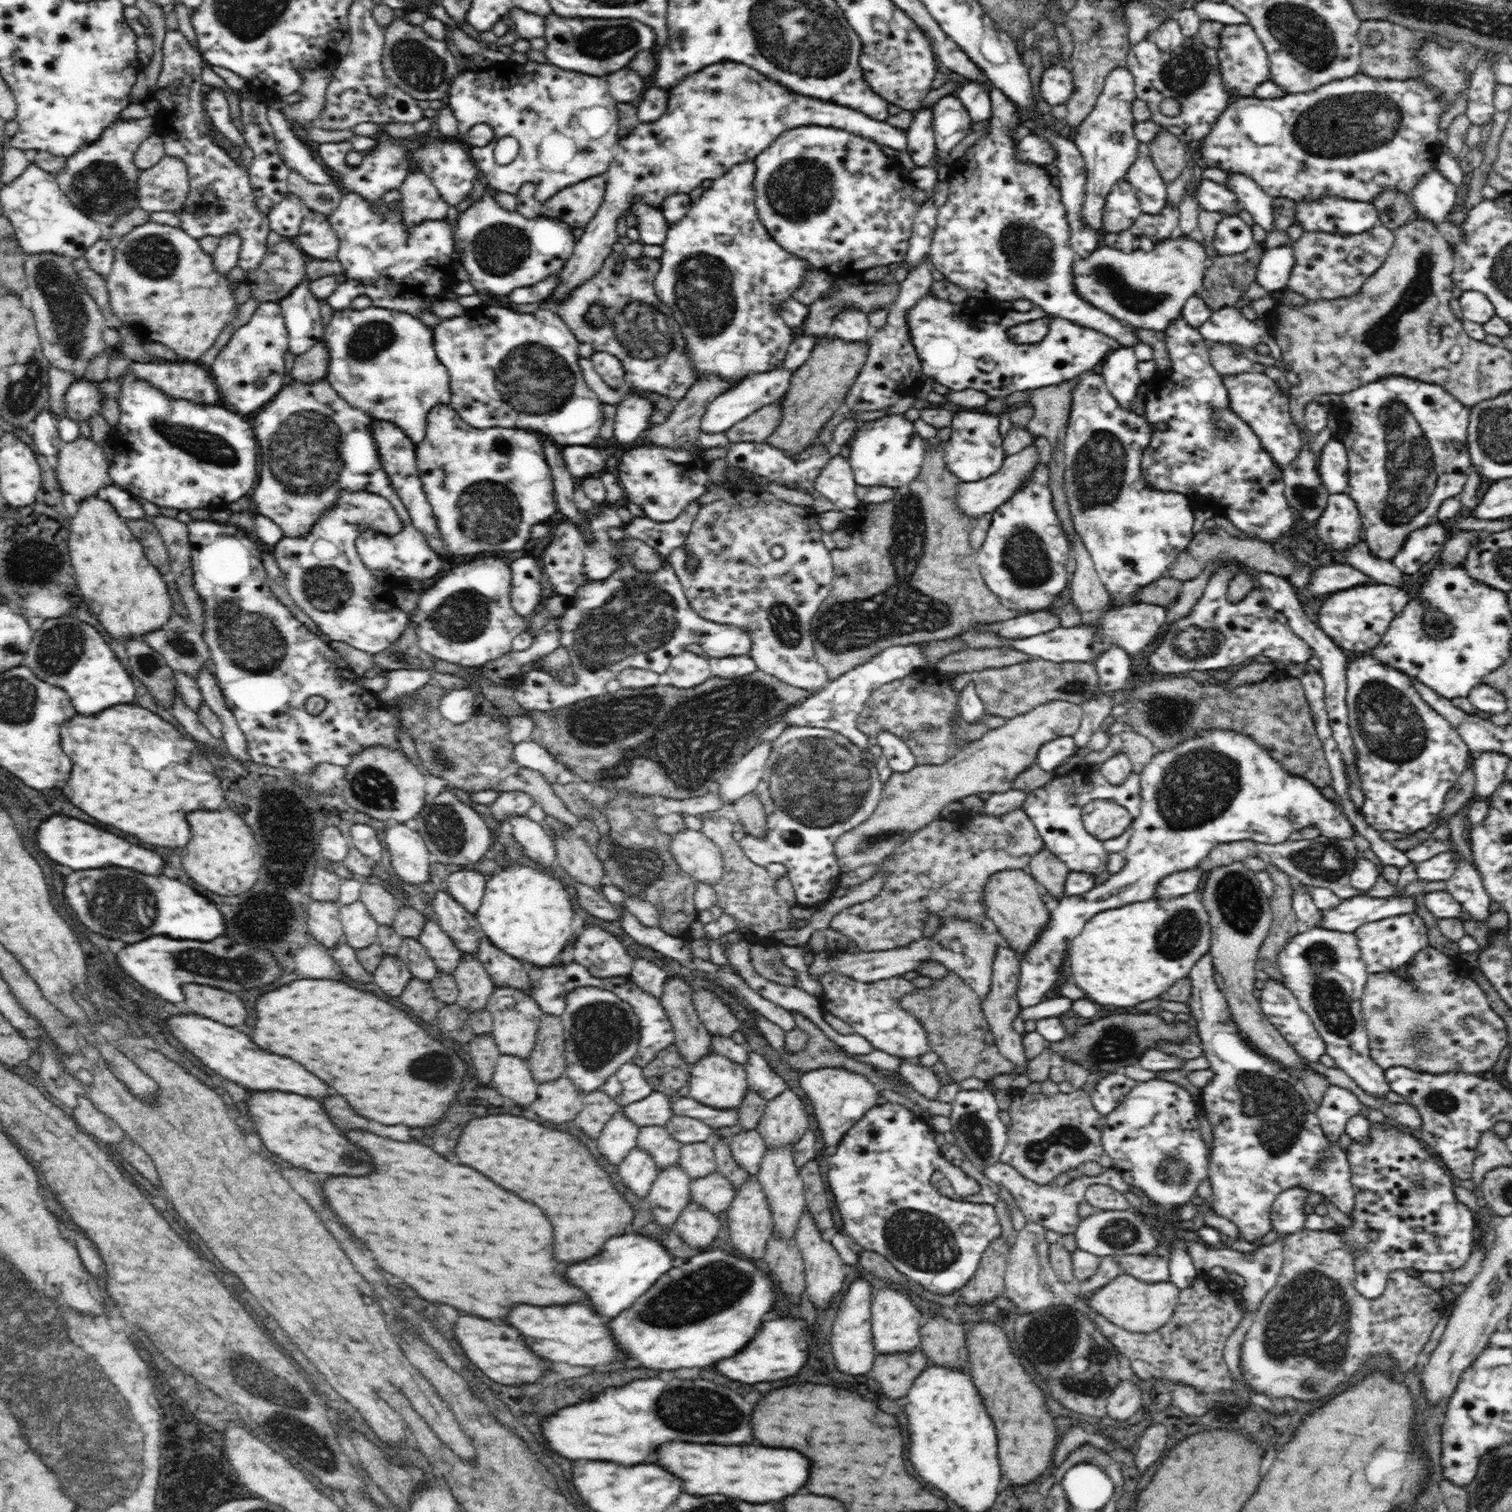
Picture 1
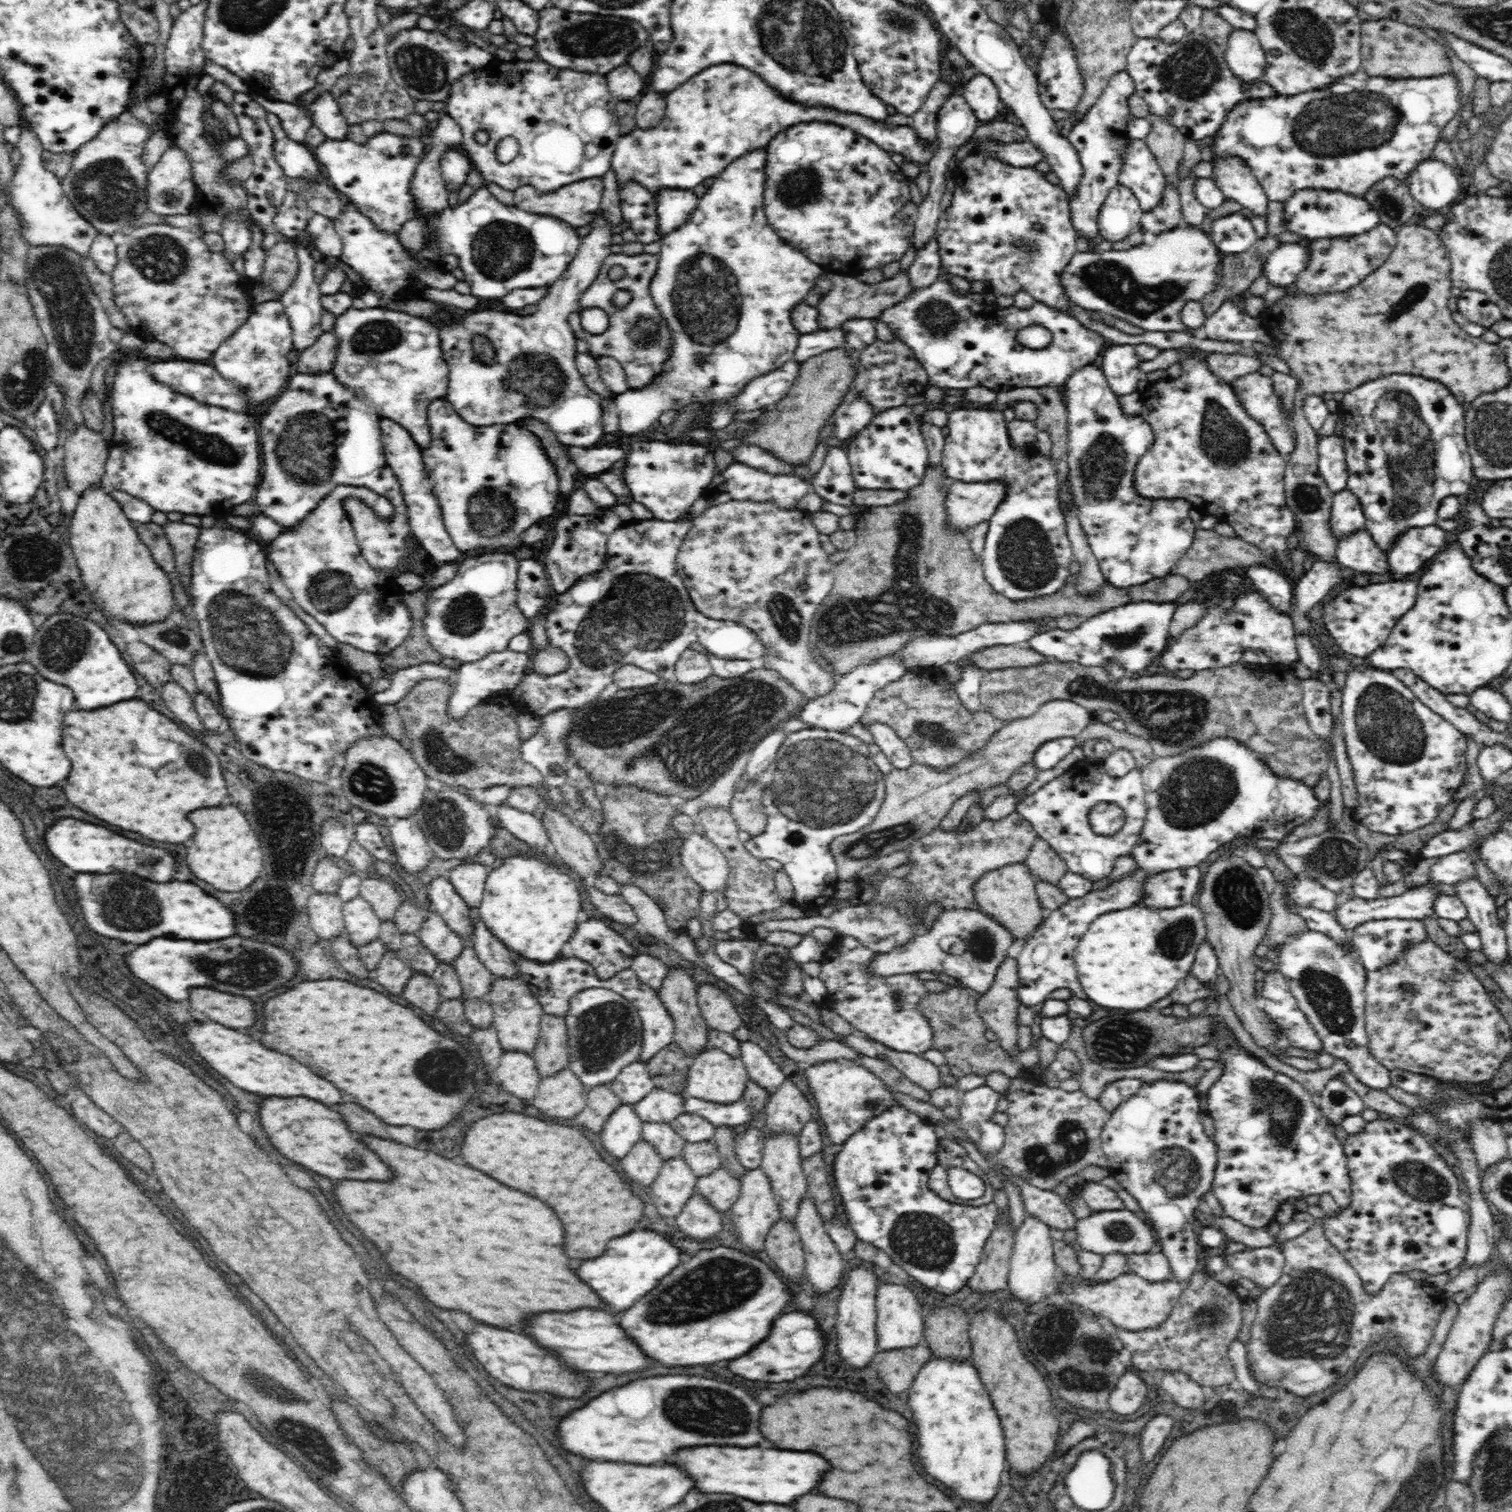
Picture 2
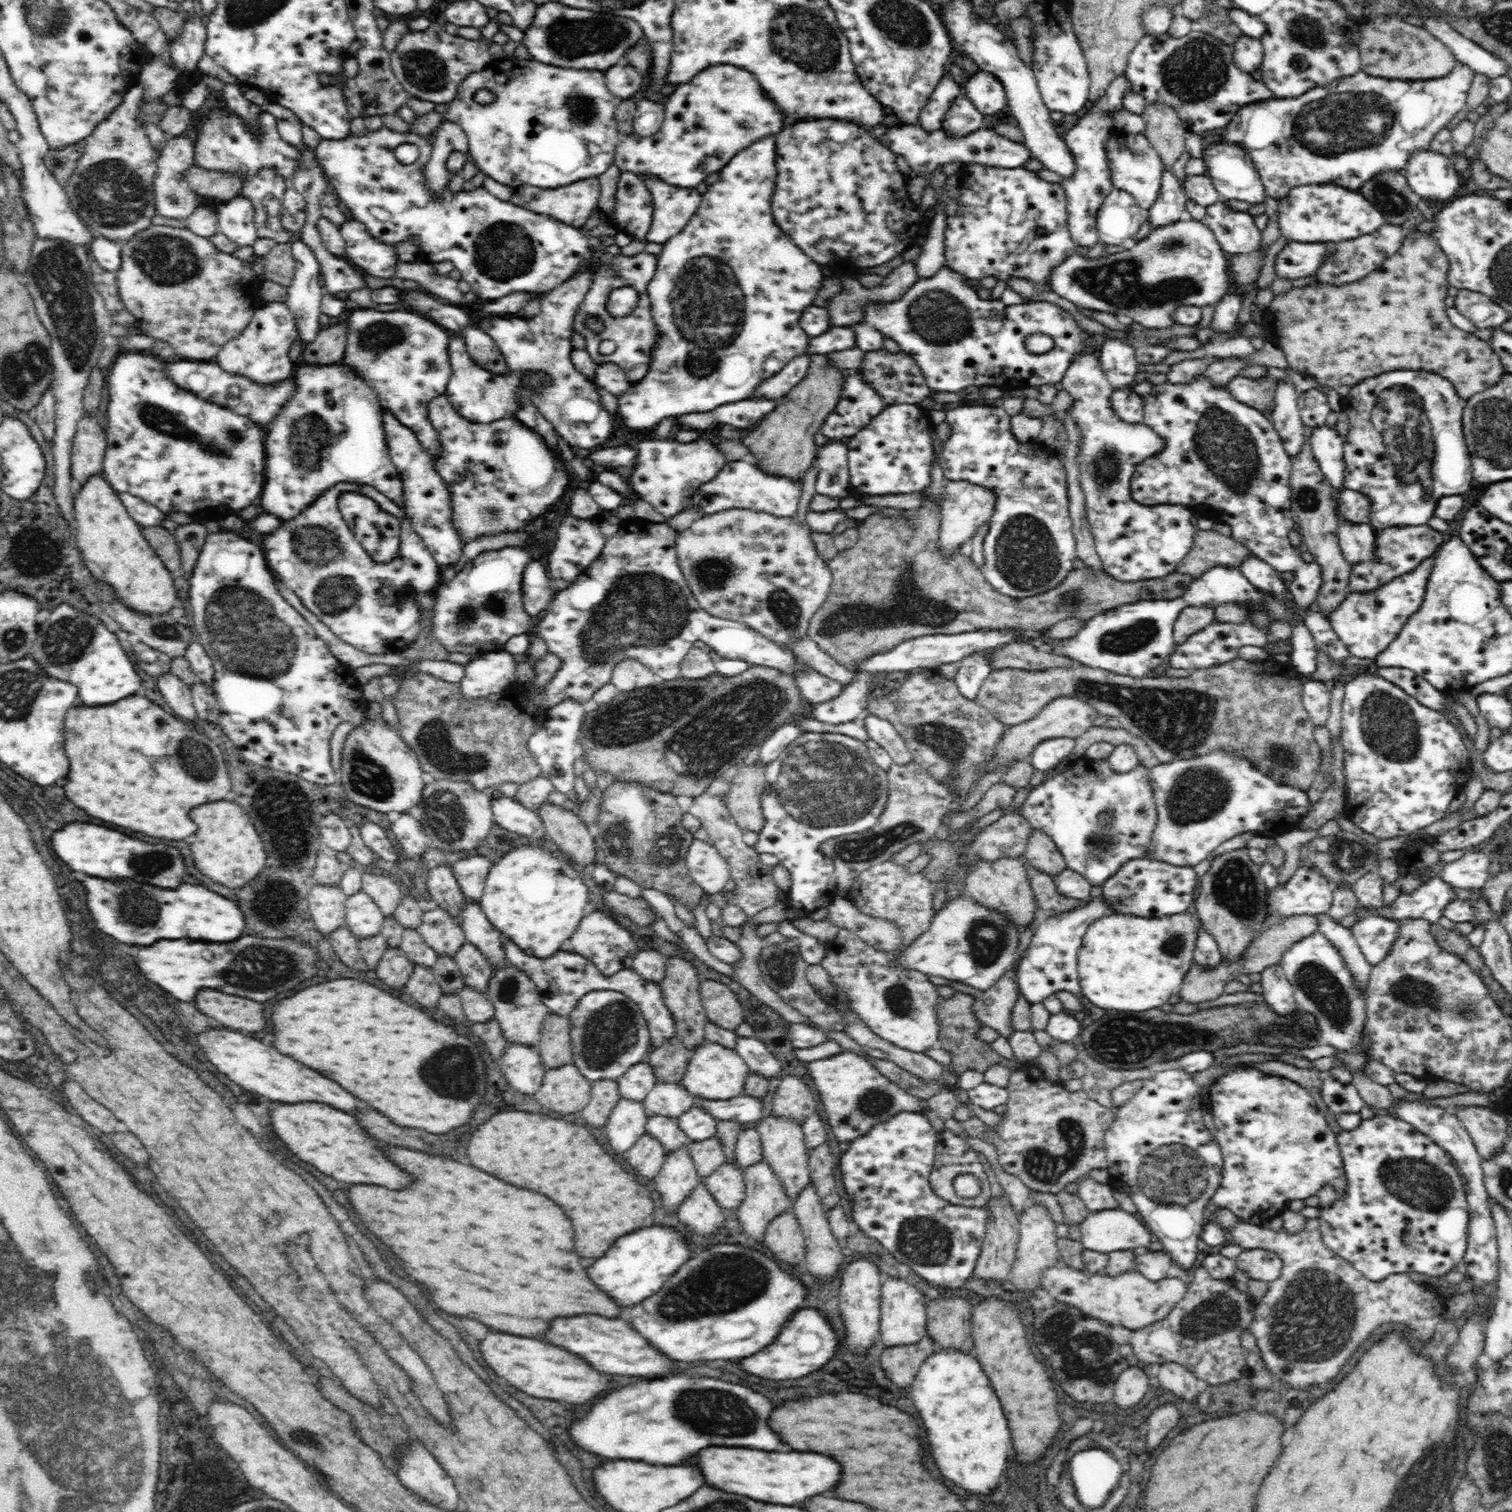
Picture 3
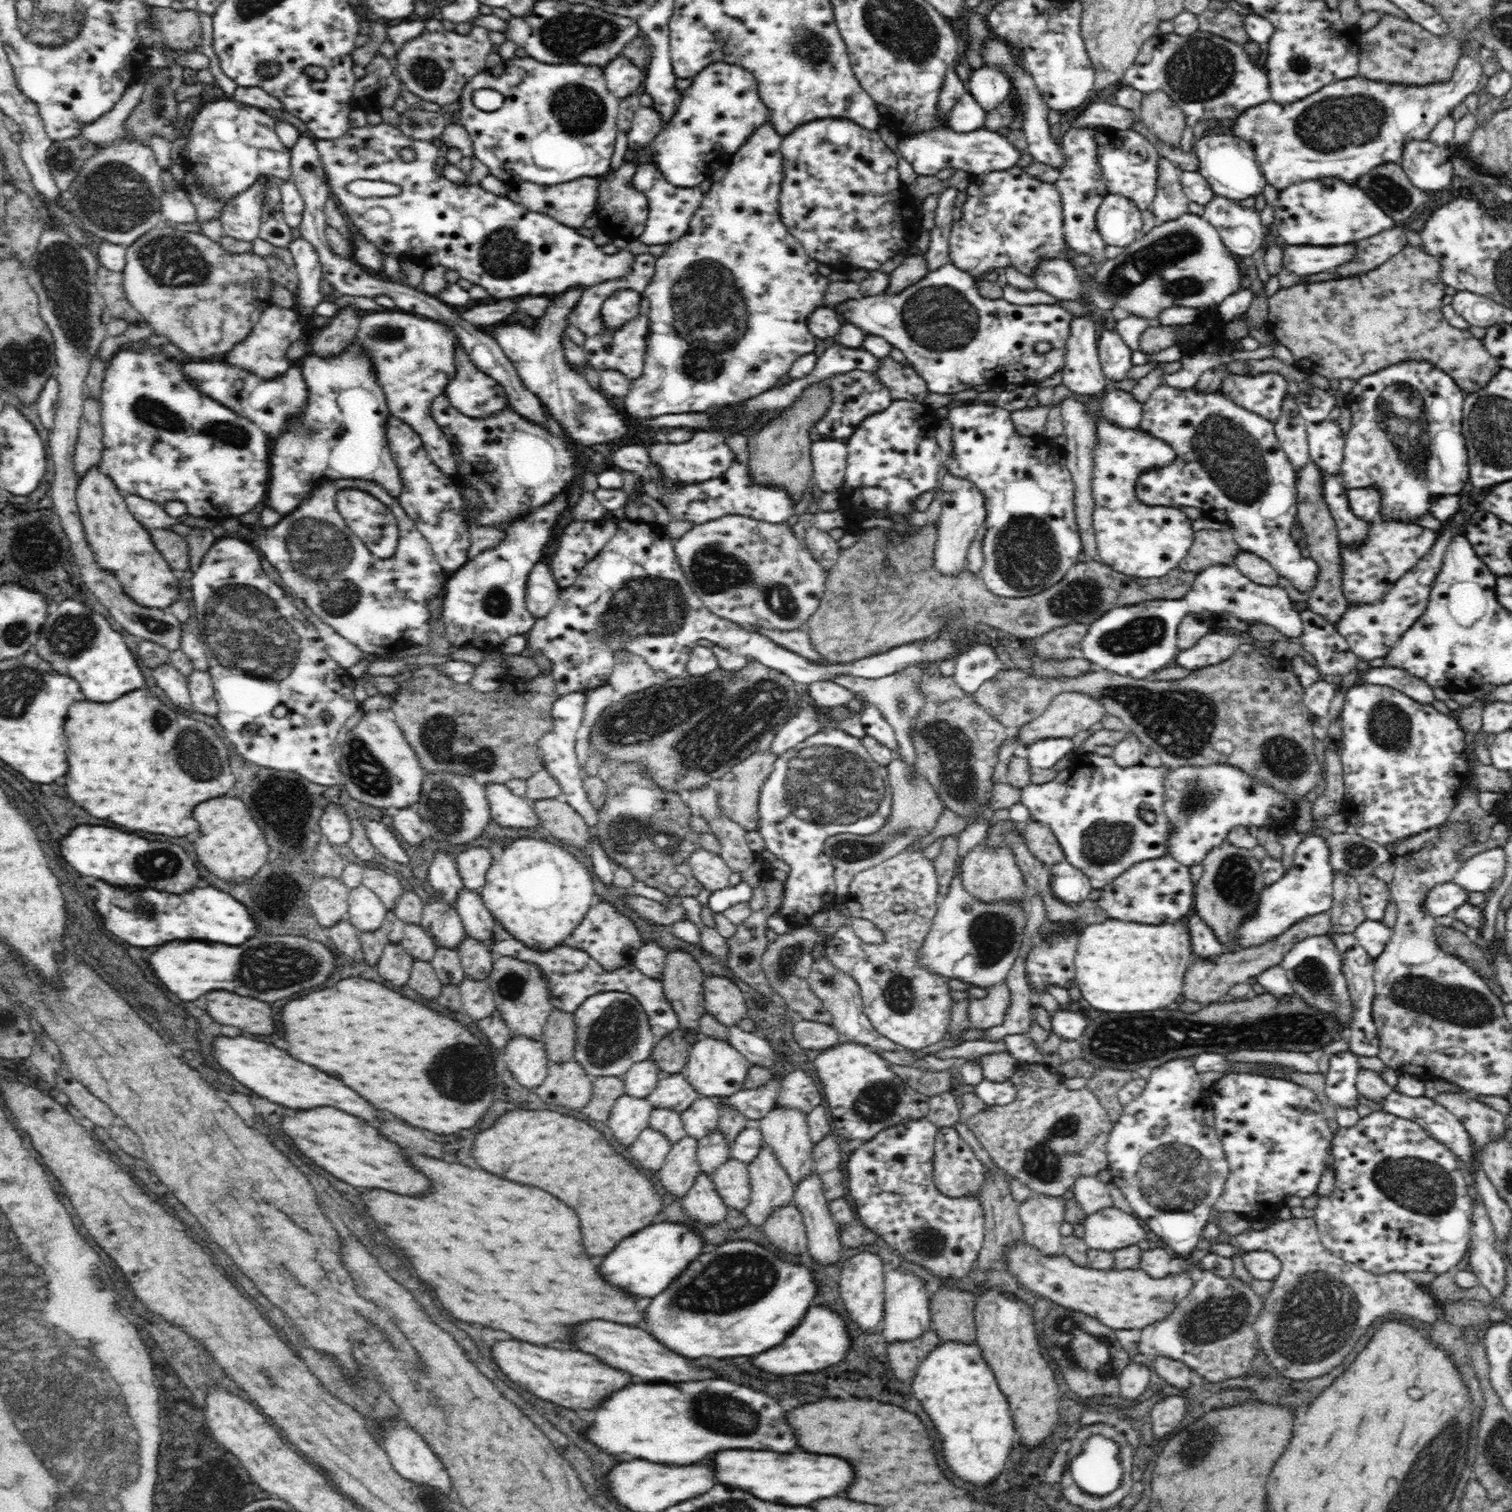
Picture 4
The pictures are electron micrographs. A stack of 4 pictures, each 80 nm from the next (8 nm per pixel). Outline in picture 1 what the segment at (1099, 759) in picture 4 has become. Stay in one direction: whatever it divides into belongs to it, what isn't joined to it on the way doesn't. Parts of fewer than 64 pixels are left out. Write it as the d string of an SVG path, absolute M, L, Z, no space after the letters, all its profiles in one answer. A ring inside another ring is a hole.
M1086 764L1077 767L1073 774L1054 776L1053 780L1042 788L1032 790L1026 796L1022 809L1034 823L1044 846L1055 854L1071 871L1080 871L1092 875L1107 870L1108 856L1112 853L1122 853L1129 845L1133 835L1133 827L1128 827L1120 836L1110 840L1098 840L1088 834L1082 818L1082 809L1092 800L1111 800L1128 810L1132 820L1141 813L1141 780L1139 774L1132 772L1129 778L1120 784L1106 781L1104 775L1096 767Z

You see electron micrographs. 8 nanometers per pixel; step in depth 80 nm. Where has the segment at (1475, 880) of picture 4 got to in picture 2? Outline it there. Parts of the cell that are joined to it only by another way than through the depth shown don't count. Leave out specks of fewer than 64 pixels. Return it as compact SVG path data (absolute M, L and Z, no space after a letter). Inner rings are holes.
M1460 851L1438 859L1430 866L1430 880L1456 885L1463 878L1476 877L1476 867L1468 853Z

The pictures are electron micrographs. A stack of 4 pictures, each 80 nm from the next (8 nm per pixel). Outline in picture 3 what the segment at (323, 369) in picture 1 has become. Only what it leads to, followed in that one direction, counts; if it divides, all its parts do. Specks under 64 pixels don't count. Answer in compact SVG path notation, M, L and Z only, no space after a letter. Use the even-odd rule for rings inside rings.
M347 313L333 320L329 326L322 327L313 342L304 344L301 354L304 365L321 364L322 366L330 366L330 364L336 364L341 360L347 345L346 316Z

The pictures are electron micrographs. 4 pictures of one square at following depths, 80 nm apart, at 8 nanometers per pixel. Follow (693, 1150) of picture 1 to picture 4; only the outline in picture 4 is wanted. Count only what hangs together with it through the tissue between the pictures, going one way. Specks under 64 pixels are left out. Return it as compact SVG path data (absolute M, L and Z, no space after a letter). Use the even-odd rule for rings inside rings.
M711 1131L708 1136L698 1140L697 1159L701 1172L711 1174L731 1158L731 1145L721 1132Z

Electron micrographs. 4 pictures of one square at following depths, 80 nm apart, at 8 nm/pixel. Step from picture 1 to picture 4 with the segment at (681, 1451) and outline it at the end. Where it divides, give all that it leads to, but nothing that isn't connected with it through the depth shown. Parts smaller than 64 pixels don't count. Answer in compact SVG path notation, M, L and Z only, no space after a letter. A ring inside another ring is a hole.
M726 1450L726 1454L718 1454L712 1462L718 1462L718 1470L722 1470L722 1484L742 1486L742 1490L760 1500L786 1502L788 1506L808 1506L818 1498L836 1496L854 1480L854 1470L846 1460L810 1452L778 1454L770 1450Z

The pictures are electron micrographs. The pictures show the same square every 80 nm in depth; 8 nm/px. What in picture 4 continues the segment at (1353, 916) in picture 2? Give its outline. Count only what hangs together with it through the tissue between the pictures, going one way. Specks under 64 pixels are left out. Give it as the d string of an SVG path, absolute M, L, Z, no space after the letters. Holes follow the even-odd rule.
M1450 882L1436 886L1432 892L1426 896L1426 907L1432 913L1434 918L1438 916L1448 916L1453 914L1456 908L1462 904L1468 903L1469 891L1464 890L1461 886Z

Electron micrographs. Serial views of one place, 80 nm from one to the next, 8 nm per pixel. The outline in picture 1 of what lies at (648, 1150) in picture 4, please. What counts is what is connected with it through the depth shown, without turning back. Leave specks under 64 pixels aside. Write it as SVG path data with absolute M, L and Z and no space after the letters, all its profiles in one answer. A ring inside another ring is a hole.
M639 1146L634 1147L618 1166L622 1184L628 1186L636 1196L647 1196L659 1172L651 1154Z

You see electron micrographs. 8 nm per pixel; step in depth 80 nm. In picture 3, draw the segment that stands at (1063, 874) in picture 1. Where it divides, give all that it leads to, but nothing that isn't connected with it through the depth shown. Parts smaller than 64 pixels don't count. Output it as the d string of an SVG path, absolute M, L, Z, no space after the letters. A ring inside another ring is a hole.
M1039 830L1030 832L1030 838L1026 844L1024 860L1043 874L1058 876L1067 867L1063 854L1058 850L1050 835L1044 834Z

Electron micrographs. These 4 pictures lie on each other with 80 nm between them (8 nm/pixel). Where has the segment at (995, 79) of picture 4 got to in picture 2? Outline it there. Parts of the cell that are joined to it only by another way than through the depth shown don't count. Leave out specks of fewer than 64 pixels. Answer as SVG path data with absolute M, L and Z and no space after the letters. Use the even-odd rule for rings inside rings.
M986 74L974 76L958 87L958 93L966 100L982 123L998 119L1002 104L1000 92Z

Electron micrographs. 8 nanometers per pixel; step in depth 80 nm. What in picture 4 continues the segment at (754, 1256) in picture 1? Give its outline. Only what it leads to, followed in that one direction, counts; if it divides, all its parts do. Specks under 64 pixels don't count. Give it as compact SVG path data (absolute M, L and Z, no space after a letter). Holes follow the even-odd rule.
M766 1141L761 1143L758 1154L747 1164L747 1169L751 1195L742 1214L751 1225L762 1230L762 1224L775 1207L793 1202L795 1185L789 1178L788 1171L781 1166L772 1145Z

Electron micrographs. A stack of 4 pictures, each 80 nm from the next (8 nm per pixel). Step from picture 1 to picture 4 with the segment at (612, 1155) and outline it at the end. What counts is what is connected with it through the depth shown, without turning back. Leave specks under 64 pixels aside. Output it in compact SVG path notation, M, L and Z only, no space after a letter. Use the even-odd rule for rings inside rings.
M624 1094L616 1100L608 1118L608 1126L618 1144L630 1146L644 1129L649 1128L652 1109L647 1098Z

